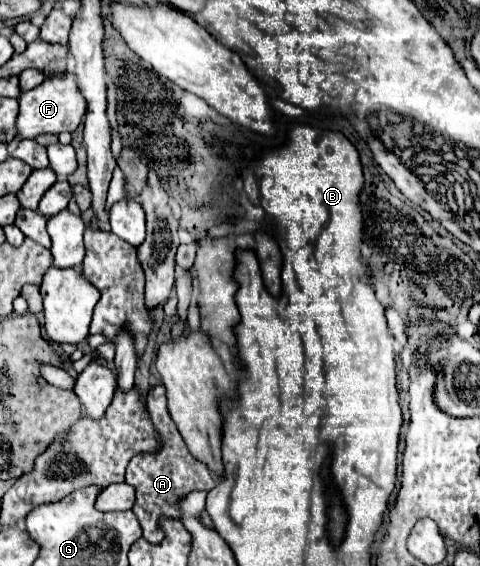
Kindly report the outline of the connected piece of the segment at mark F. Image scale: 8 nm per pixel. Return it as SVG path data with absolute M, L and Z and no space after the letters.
M65 70L63 76L51 76L41 86L27 90L19 98L19 118L17 130L19 138L35 138L39 134L61 134L61 132L75 132L77 126L83 122L83 114L87 110L87 100L83 98L73 72Z

